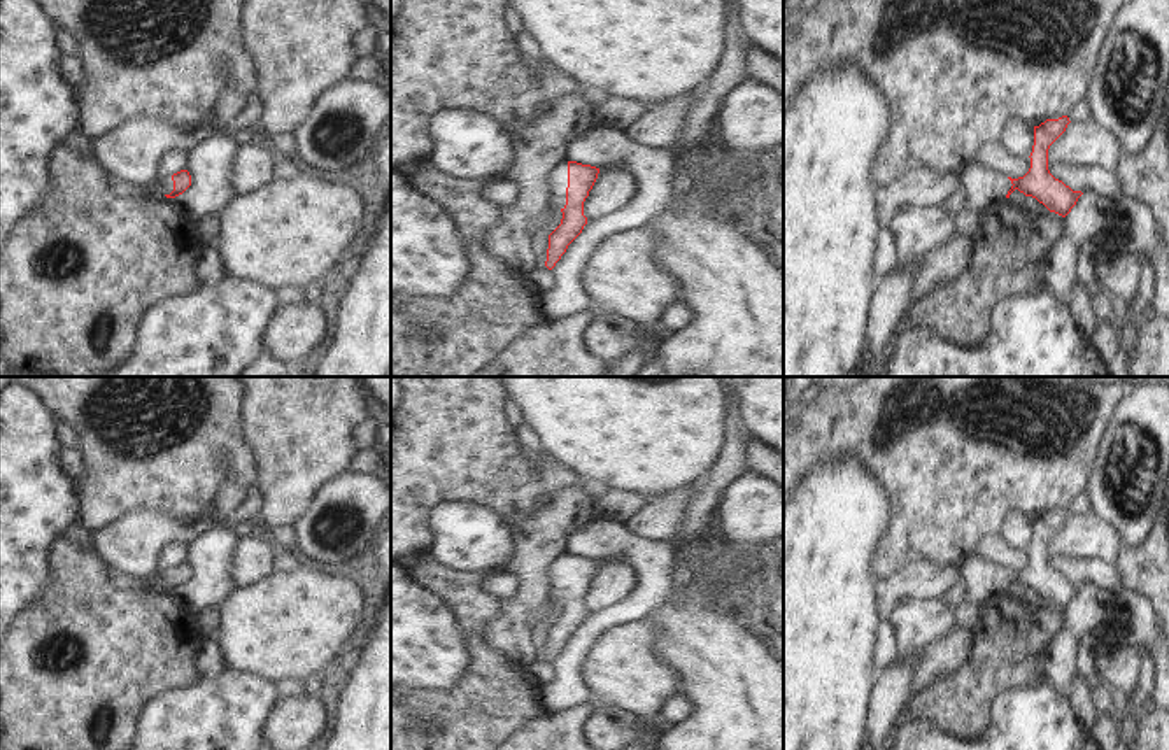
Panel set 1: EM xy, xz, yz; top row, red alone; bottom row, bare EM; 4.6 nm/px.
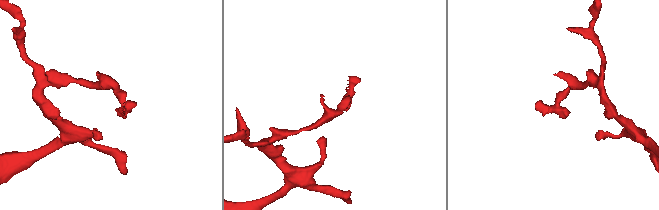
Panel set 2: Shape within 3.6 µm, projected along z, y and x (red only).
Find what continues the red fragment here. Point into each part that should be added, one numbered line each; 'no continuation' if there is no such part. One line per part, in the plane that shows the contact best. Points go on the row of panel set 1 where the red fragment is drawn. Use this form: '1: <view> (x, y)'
1: xz (558, 179).

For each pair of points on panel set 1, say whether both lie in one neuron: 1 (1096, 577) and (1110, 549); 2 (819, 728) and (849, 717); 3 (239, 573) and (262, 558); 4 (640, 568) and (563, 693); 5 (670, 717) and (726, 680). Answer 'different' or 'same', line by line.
1: different
2: same
3: same
4: same
5: different

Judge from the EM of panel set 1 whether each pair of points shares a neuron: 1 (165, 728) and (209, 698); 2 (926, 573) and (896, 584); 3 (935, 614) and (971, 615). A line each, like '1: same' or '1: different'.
1: same
2: same
3: different

